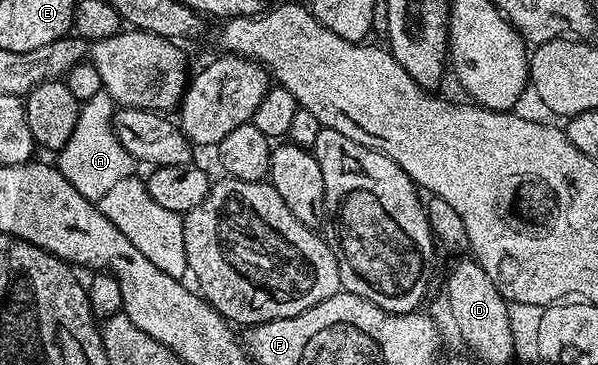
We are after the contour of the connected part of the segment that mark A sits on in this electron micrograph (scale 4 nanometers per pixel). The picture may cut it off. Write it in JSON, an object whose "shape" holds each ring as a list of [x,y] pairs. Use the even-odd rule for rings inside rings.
{"shape":[[[103,89],[88,101],[81,104],[78,123],[74,134],[59,150],[56,159],[60,173],[88,201],[99,202],[119,180],[135,174],[136,159],[118,142],[111,119],[115,114],[115,102]]]}

